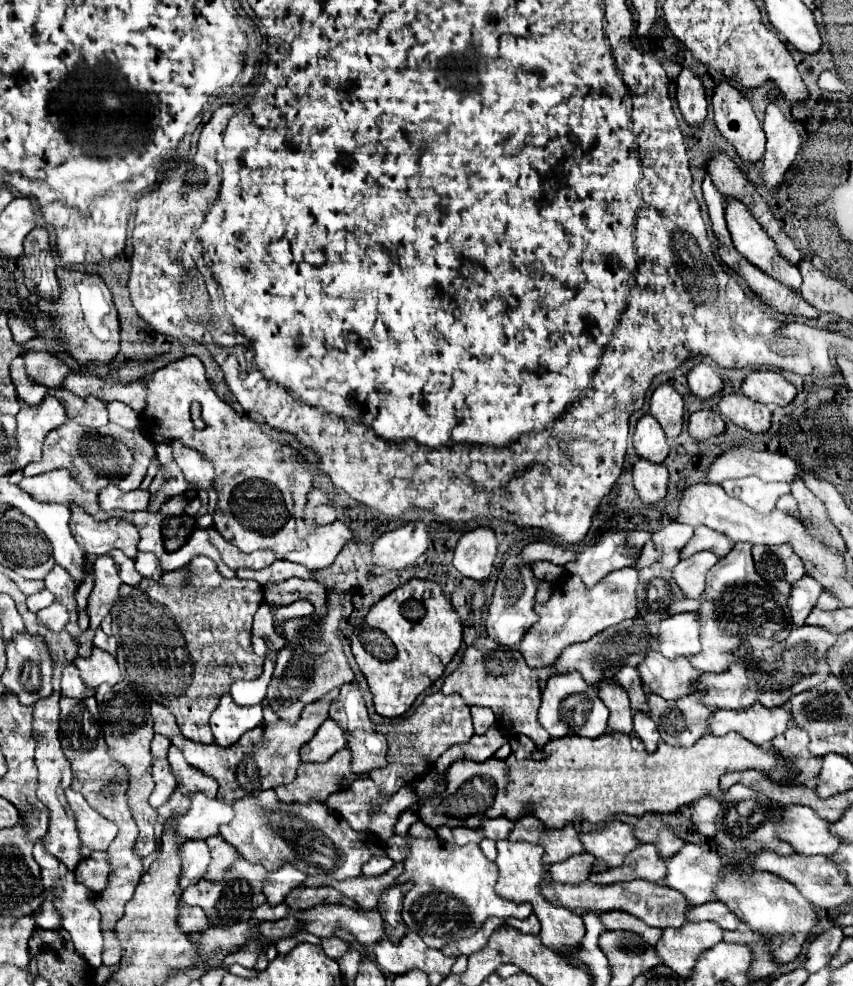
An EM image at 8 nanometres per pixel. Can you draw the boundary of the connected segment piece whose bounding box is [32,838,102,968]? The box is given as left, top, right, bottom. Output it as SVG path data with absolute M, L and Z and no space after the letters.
M44 838L34 842L32 852L34 852L34 860L40 864L40 874L42 874L44 888L54 890L54 906L64 918L62 926L70 932L72 942L74 942L76 950L80 952L80 956L86 958L92 968L98 968L102 964L102 930L100 930L100 912L96 910L96 906L92 902L92 892L84 884L76 882L74 872L68 870L56 856L52 856L46 850Z

